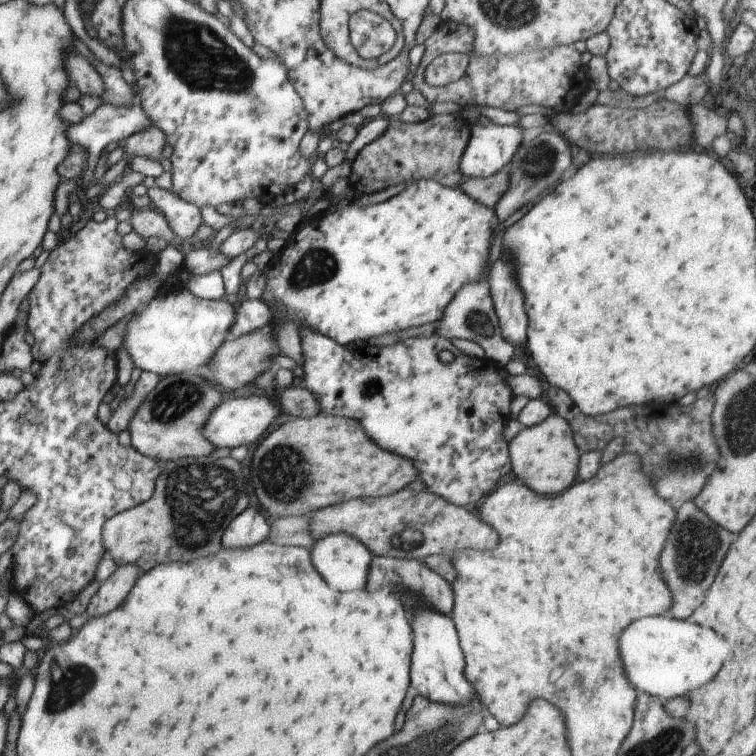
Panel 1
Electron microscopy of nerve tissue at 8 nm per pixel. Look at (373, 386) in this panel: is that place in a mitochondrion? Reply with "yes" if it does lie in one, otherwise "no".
yes

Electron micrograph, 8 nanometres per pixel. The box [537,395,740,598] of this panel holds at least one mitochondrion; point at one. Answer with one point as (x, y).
(696, 545)

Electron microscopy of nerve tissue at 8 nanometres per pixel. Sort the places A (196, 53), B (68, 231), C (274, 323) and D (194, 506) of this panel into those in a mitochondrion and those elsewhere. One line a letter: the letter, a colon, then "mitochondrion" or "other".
A: mitochondrion
B: other
C: other
D: mitochondrion

